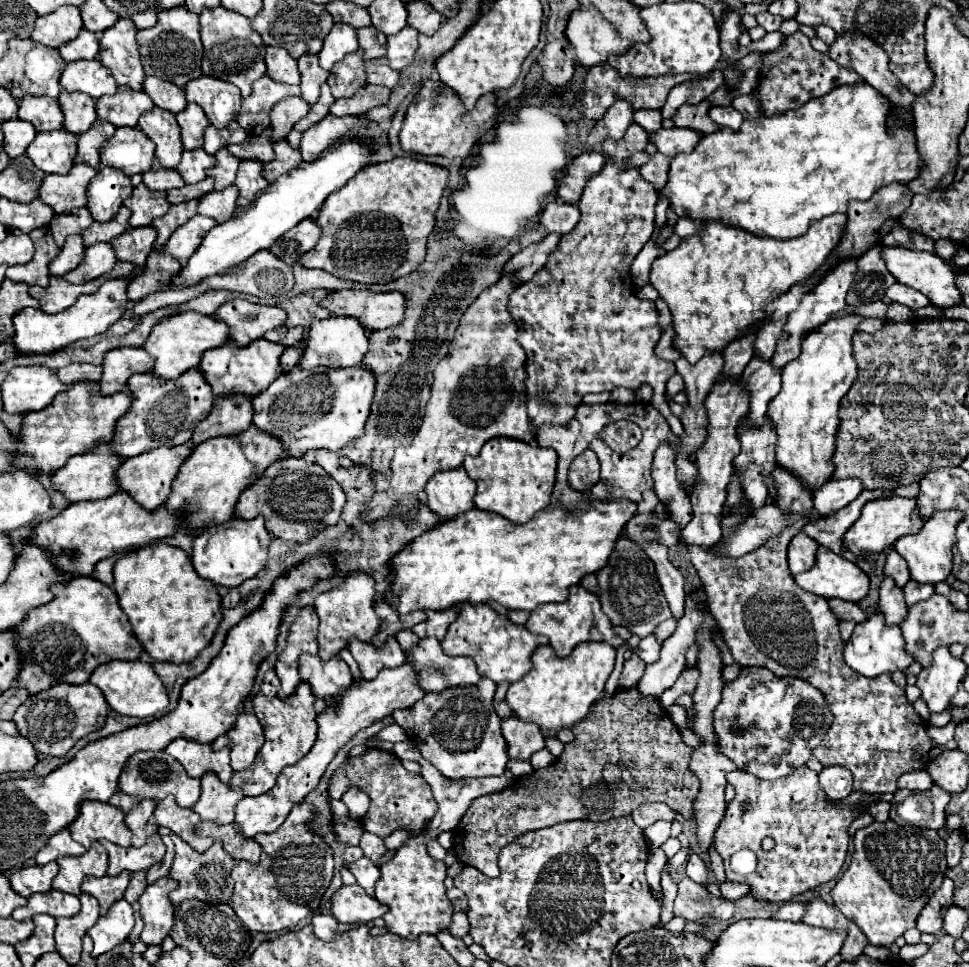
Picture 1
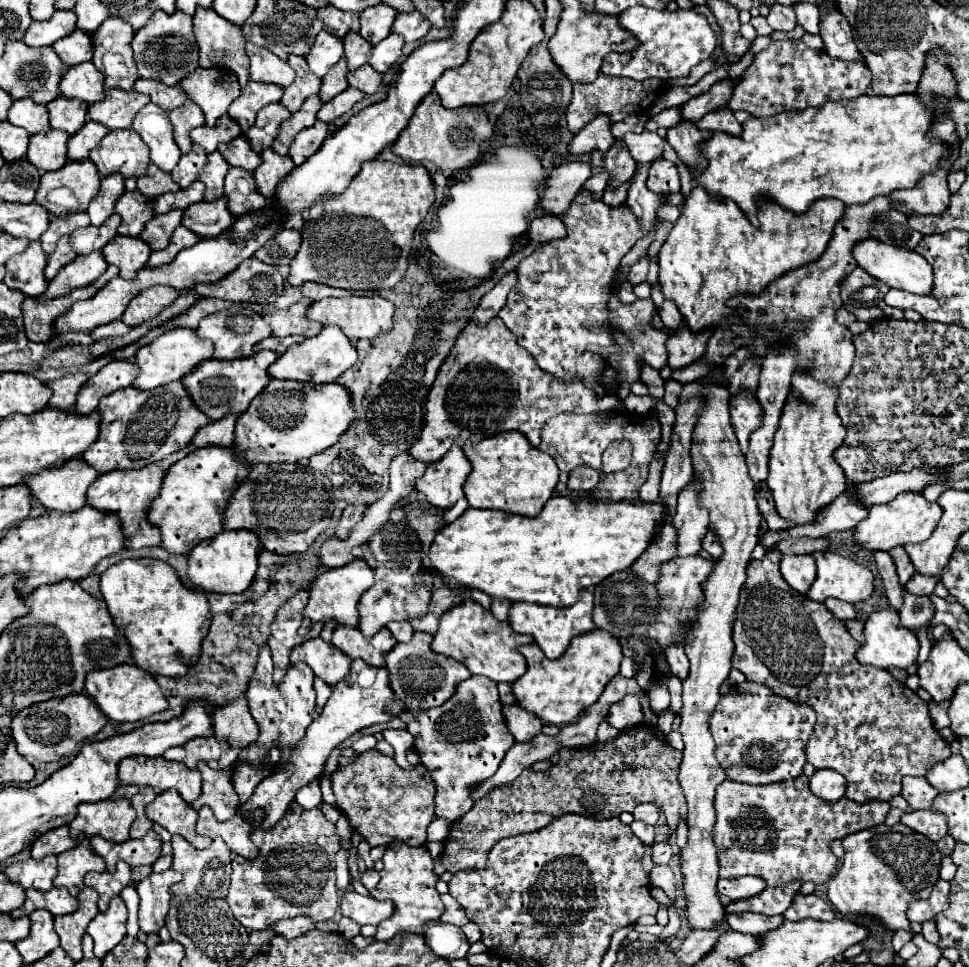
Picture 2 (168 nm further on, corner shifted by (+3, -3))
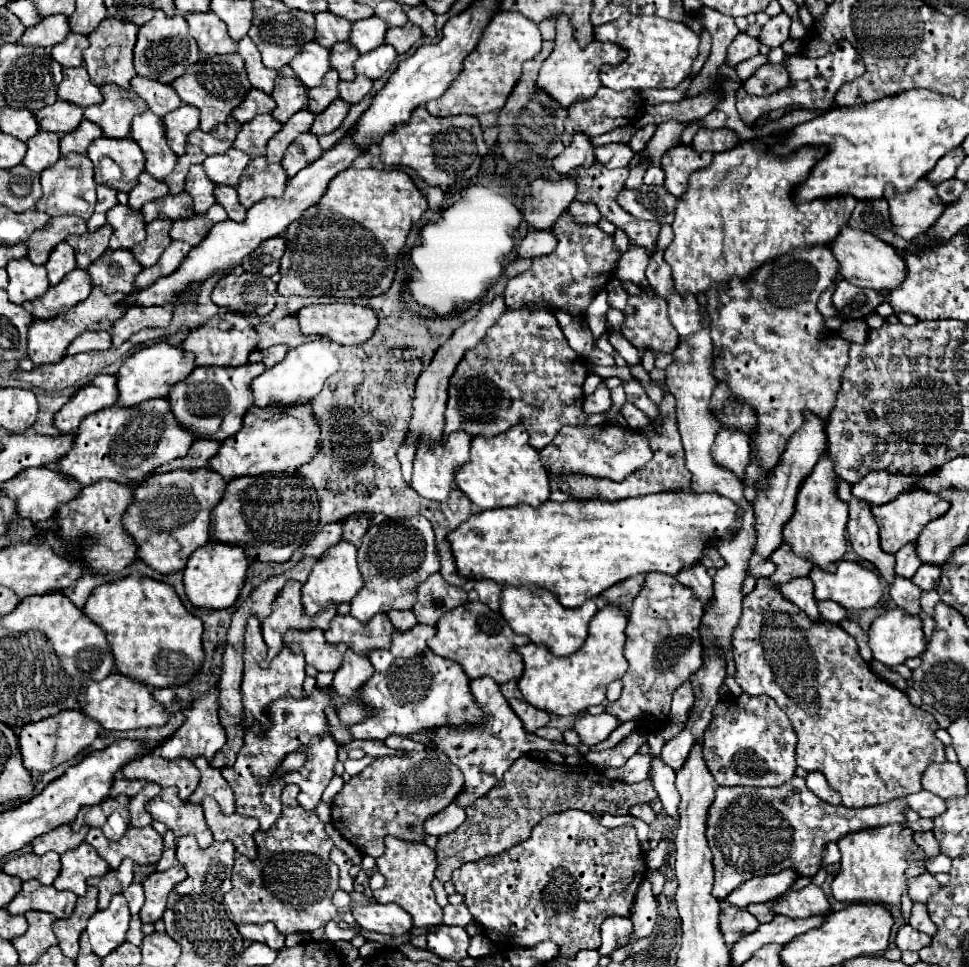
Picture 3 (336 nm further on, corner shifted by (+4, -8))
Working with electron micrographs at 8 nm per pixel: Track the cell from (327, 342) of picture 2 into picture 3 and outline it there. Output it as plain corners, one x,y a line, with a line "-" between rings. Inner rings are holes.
320,338
318,342
306,342
294,350
288,350
286,358
276,364
274,368
266,370
258,378
252,380
252,394
254,406
268,408
268,406
298,406
310,402
324,386
326,378
336,374
340,362
330,348
328,338

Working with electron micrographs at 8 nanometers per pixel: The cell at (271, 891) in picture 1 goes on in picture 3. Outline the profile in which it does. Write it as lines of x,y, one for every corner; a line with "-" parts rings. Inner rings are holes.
288,784
282,792
282,816
276,820
276,824
272,824
272,828
258,830
254,834
258,858
248,860
244,856
236,856
236,864
232,870
232,890
222,900
224,910
234,924
272,922
286,936
292,932
314,932
316,928
326,926
338,916
336,906
332,904
332,894
338,890
338,866
330,860
334,842
326,834
320,818
314,812
300,808
296,800
298,792
300,788
296,788
296,784

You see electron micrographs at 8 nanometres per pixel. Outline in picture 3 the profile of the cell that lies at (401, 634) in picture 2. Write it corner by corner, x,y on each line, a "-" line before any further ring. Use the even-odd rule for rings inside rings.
396,610
396,612
388,612
394,628
398,630
408,630
416,624
416,616
412,610

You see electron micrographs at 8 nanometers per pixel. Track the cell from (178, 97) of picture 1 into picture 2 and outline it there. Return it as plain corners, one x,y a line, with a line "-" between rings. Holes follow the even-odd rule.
139,77
135,83
135,91
149,95
151,103
159,105
163,111
173,111
187,101
187,95
179,85
167,87
159,81
153,81
153,79
141,79

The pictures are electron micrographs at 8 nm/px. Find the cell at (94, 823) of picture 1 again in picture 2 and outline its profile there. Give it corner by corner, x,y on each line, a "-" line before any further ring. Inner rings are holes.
107,799
107,801
97,801
97,803
81,803
77,807
77,817
69,823
69,829
71,829
73,837
79,837
81,833
85,837
101,835
107,841
123,843
129,839
129,829
131,829
133,819
135,819
135,811
127,799
115,799
115,801

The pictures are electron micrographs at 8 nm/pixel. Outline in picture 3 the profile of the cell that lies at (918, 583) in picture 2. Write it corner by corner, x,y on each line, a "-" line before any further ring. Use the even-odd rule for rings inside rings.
922,564
918,572
912,576
912,582
922,590
936,590
940,584
940,570
934,564

